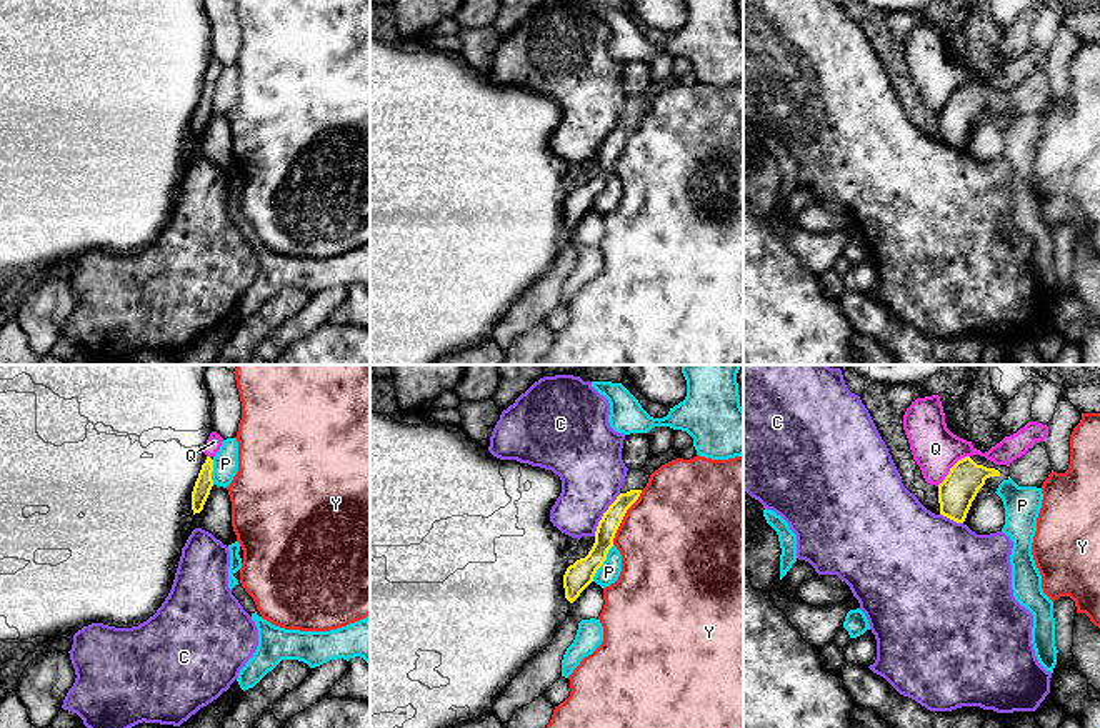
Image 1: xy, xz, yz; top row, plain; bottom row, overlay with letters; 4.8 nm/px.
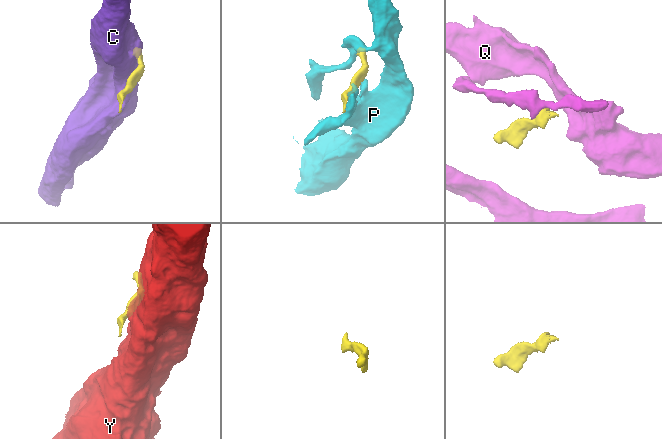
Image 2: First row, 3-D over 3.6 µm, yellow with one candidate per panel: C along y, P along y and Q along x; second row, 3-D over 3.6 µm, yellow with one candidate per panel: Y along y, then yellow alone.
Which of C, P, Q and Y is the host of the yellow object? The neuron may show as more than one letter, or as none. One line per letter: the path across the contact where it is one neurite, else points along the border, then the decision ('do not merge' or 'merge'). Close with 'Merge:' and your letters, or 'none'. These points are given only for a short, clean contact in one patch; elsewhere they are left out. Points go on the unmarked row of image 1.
C: do not merge
P: do not merge
Q: border yz (969, 82), (962, 84), (937, 112); do not merge
Y: do not merge
Merge: none

